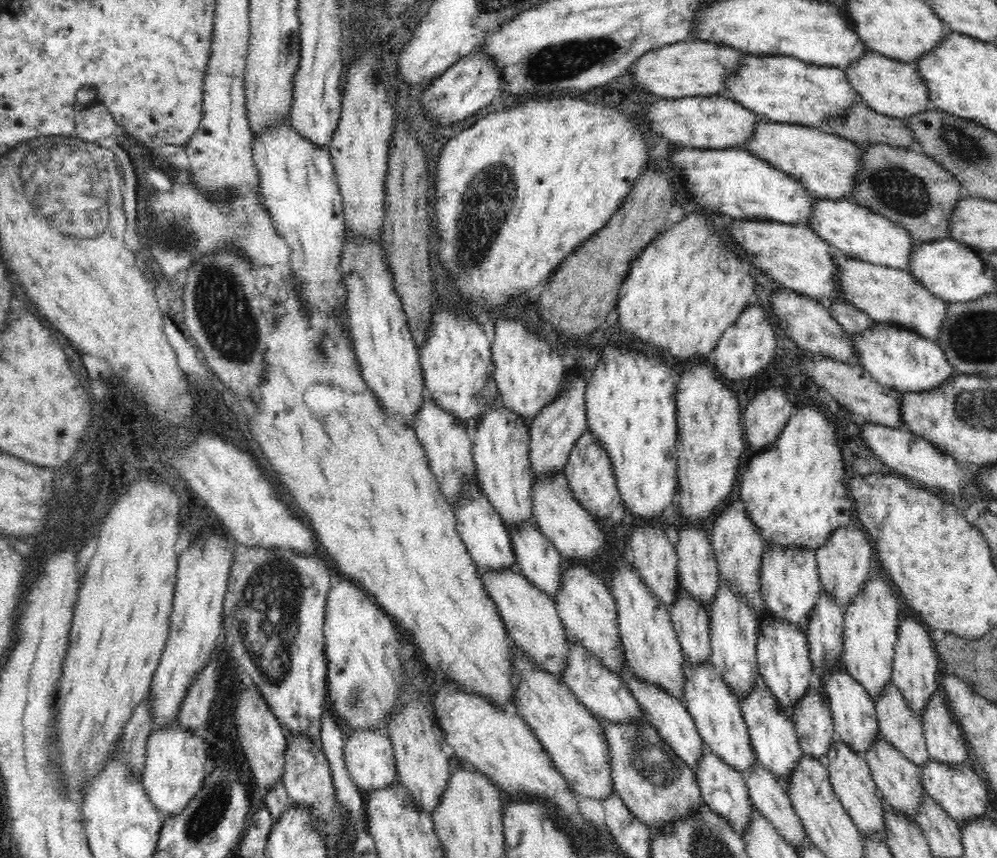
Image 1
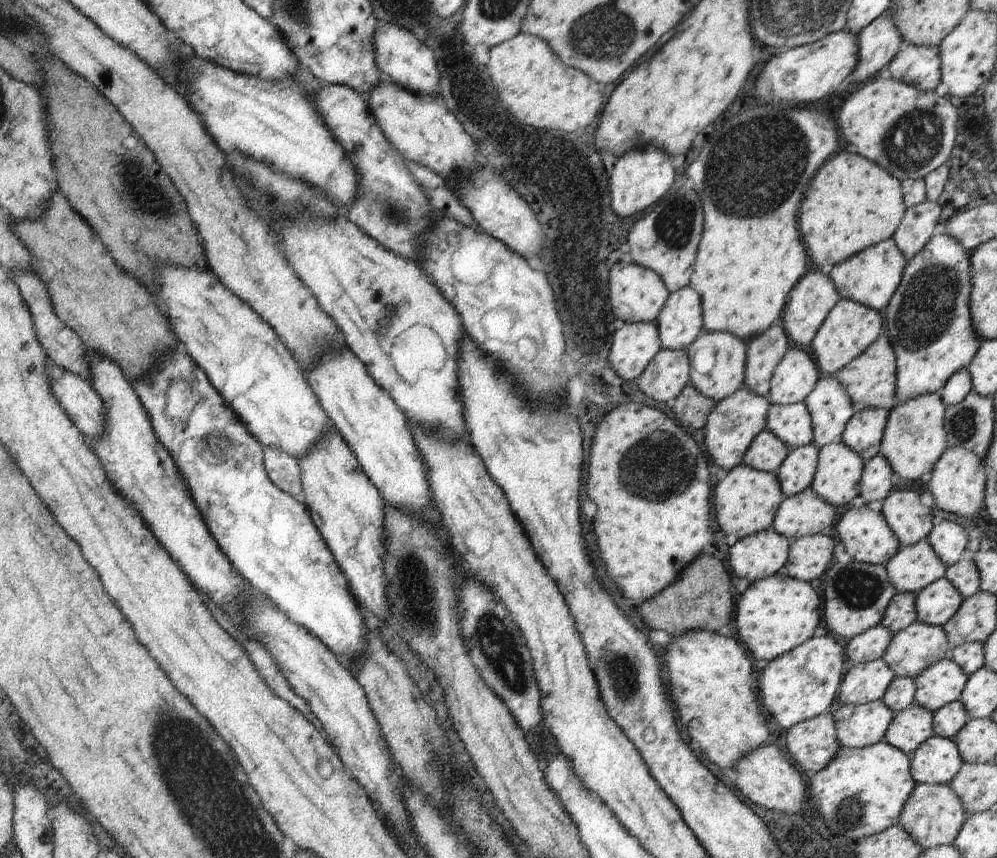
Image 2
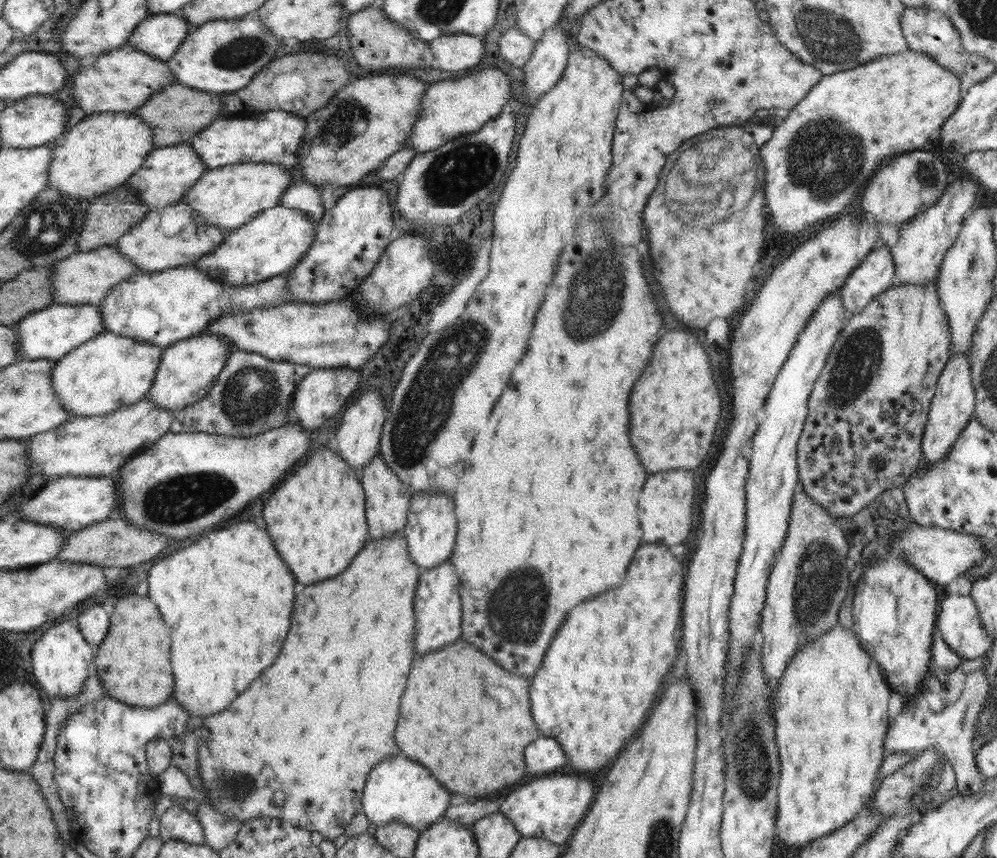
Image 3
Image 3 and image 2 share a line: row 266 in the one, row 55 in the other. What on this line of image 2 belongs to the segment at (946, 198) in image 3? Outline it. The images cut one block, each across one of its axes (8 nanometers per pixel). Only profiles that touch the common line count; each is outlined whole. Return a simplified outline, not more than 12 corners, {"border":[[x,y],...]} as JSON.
{"border":[[906,44],[885,73],[922,92],[941,82],[939,48]]}

